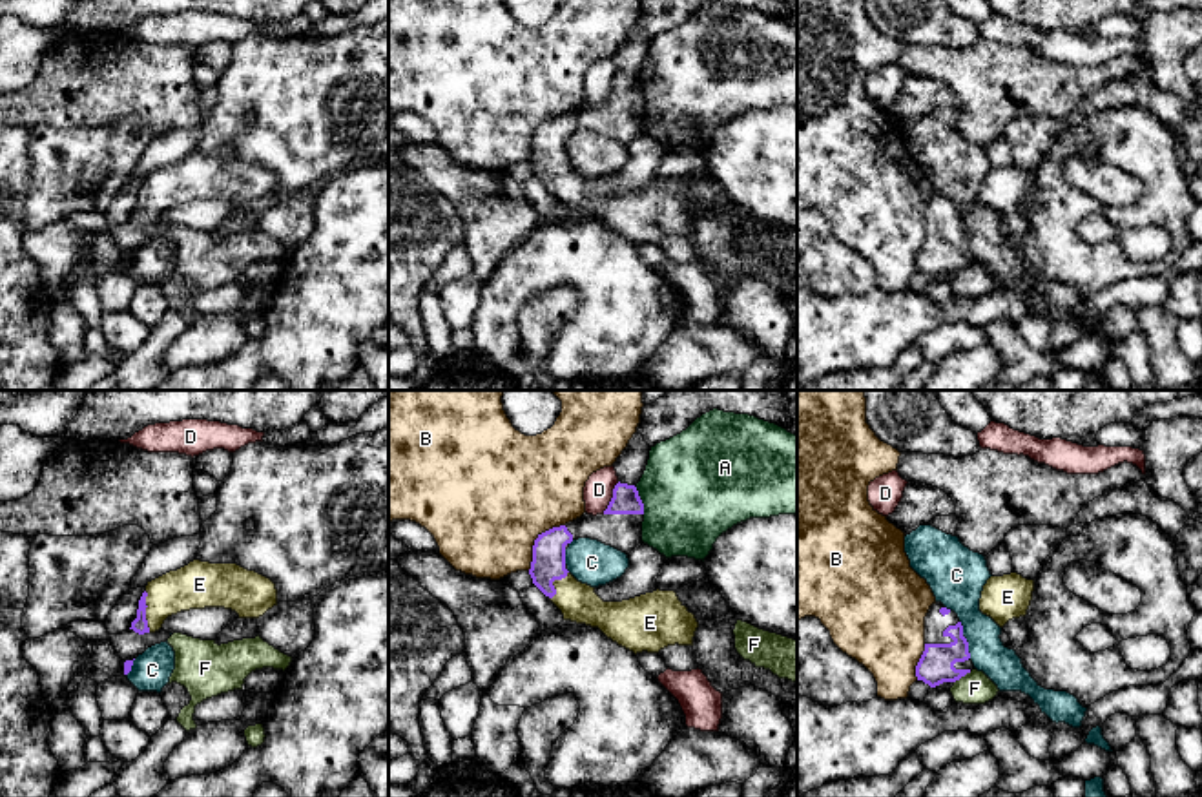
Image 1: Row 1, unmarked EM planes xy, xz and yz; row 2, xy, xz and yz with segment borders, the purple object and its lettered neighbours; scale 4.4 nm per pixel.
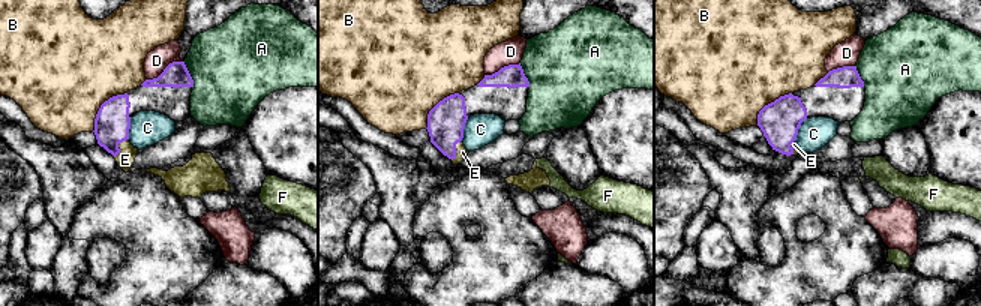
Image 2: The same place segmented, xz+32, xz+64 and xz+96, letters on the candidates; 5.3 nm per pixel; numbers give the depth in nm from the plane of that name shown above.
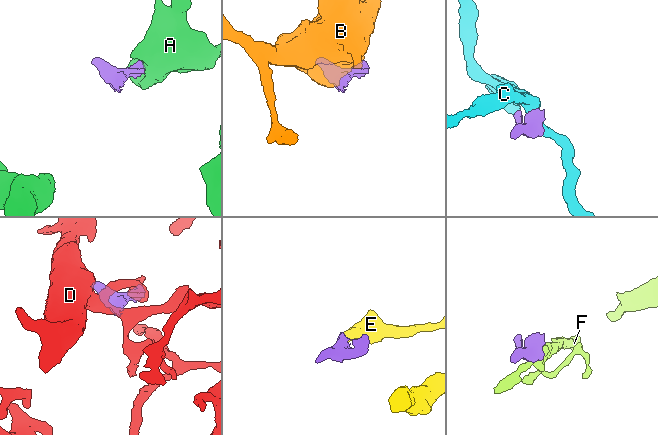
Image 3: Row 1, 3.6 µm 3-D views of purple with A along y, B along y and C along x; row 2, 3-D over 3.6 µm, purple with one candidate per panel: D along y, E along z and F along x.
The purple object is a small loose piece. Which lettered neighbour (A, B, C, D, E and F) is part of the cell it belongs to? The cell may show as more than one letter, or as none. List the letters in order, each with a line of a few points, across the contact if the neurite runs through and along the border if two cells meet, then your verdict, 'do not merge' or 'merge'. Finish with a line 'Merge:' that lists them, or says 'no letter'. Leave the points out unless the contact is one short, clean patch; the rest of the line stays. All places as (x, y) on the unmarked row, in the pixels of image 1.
A: do not merge
B: do not merge
C: do not merge
D: line xz (619, 73), (602, 104); do not merge
E: merge
F: line yz (971, 263), (954, 274); do not merge
Merge: E

